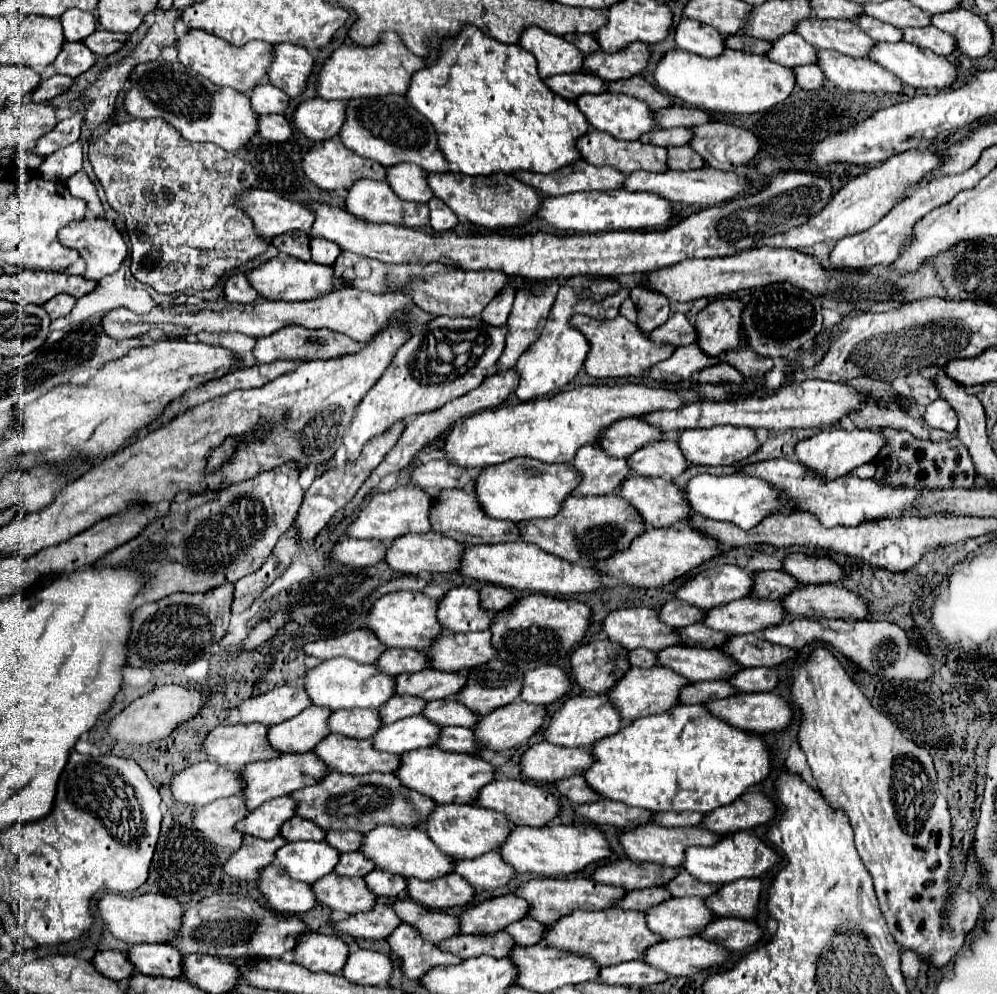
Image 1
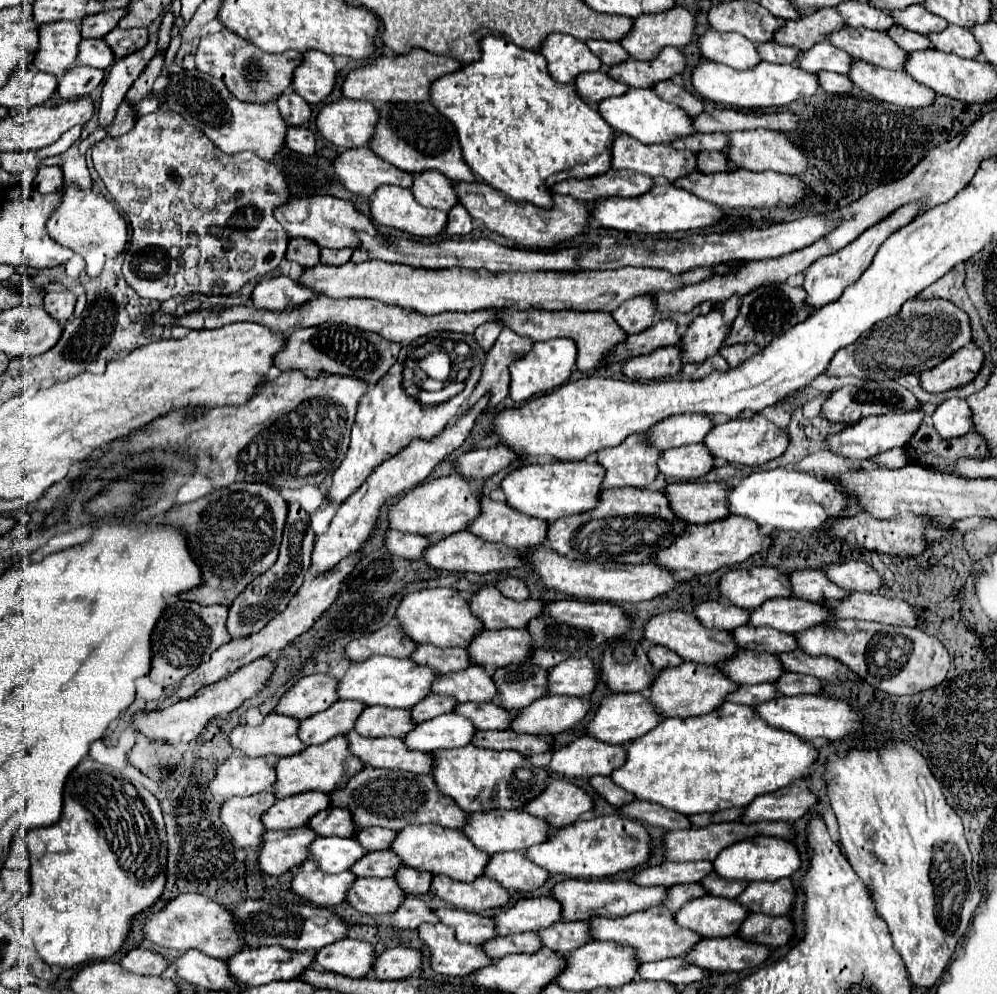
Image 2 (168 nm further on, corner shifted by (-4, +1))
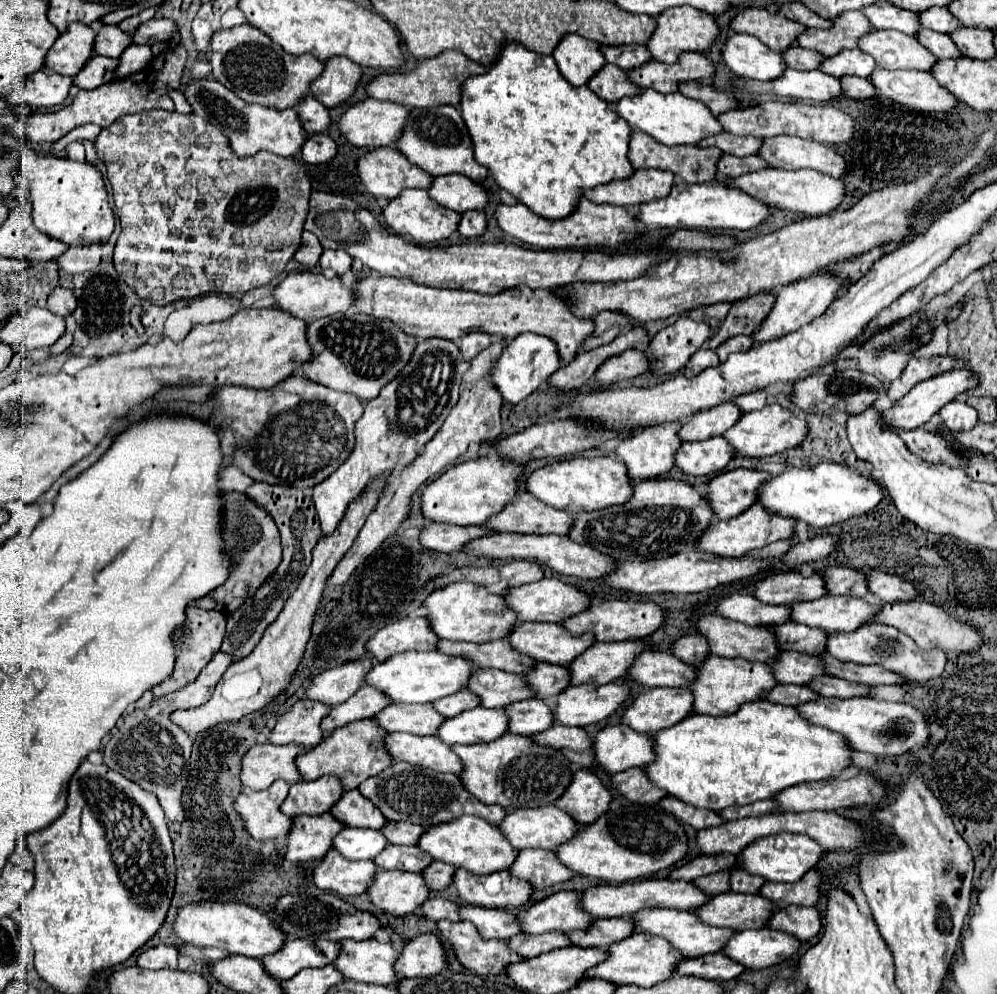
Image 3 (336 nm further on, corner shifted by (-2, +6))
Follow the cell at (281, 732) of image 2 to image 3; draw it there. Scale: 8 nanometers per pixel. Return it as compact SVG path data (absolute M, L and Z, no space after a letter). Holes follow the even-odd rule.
M296 702L290 712L278 718L278 724L270 732L272 744L298 744L308 750L322 742L324 732L320 728L320 722L330 714L332 708L322 702L306 702ZM306 702L310 702L312 706L308 706Z

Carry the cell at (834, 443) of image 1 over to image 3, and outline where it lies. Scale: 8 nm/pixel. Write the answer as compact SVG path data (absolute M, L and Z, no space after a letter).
M956 366L954 370L948 370L944 374L938 374L930 380L924 380L920 384L916 384L904 398L900 398L892 408L884 410L884 418L886 422L892 426L892 428L904 428L904 430L912 430L912 428L918 428L922 424L926 424L944 404L952 402L958 394L966 392L966 390L972 390L978 386L978 374L964 368L964 366Z

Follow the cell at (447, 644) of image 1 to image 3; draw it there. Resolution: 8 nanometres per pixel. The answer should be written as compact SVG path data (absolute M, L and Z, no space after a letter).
M522 622L508 636L512 646L522 654L538 658L548 664L568 664L586 652L596 640L590 632L572 636L560 624L548 622Z

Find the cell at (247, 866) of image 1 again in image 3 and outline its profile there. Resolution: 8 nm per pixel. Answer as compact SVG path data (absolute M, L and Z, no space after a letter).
M330 812L320 816L294 818L294 826L288 834L288 852L290 862L320 860L332 848L332 840L338 832L346 828L344 822L332 818Z

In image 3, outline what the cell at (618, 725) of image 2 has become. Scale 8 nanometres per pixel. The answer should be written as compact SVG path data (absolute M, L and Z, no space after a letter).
M652 688L640 694L622 716L622 722L636 732L656 734L694 714L692 690L684 688Z

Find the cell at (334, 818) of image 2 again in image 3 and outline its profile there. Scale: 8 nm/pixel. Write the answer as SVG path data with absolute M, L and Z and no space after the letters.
M348 790L344 798L330 810L346 826L352 828L384 828L388 824L386 816L358 790Z

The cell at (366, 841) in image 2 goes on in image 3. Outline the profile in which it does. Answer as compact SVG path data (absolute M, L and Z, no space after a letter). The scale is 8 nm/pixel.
M388 822L388 826L384 826L384 836L388 838L390 844L416 846L424 832L426 832L424 826L412 822Z

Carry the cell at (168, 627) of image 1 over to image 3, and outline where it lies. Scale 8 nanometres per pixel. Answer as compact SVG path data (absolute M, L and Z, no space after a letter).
M188 606L186 612L188 620L184 624L184 630L176 632L176 670L172 674L172 678L168 678L168 682L162 682L160 686L156 686L152 690L154 698L162 698L168 696L180 688L184 688L186 684L194 682L196 676L200 674L200 670L212 660L212 656L220 650L220 644L224 640L224 630L226 630L226 616L220 616L216 610L208 612L208 610L200 610L196 606Z

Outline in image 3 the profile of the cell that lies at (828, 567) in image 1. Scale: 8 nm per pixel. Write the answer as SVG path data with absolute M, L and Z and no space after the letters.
M878 570L868 572L868 584L870 584L870 592L876 594L882 602L908 602L920 596L920 592L912 582Z

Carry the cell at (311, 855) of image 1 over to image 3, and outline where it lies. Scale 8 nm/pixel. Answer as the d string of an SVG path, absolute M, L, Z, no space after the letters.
M346 828L334 838L334 848L348 860L372 860L386 846L386 836L380 830L370 828Z

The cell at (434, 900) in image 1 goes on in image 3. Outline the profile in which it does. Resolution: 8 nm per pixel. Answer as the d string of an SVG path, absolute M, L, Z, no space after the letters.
M458 870L452 884L462 902L484 908L520 908L534 892L530 882L514 878L508 870L490 876L474 876L468 870Z

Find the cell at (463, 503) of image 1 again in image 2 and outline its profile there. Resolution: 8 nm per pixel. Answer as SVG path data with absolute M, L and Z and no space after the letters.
M480 497L480 515L470 521L468 531L490 543L504 543L512 549L528 549L546 541L544 519L522 515L508 507L504 501Z

